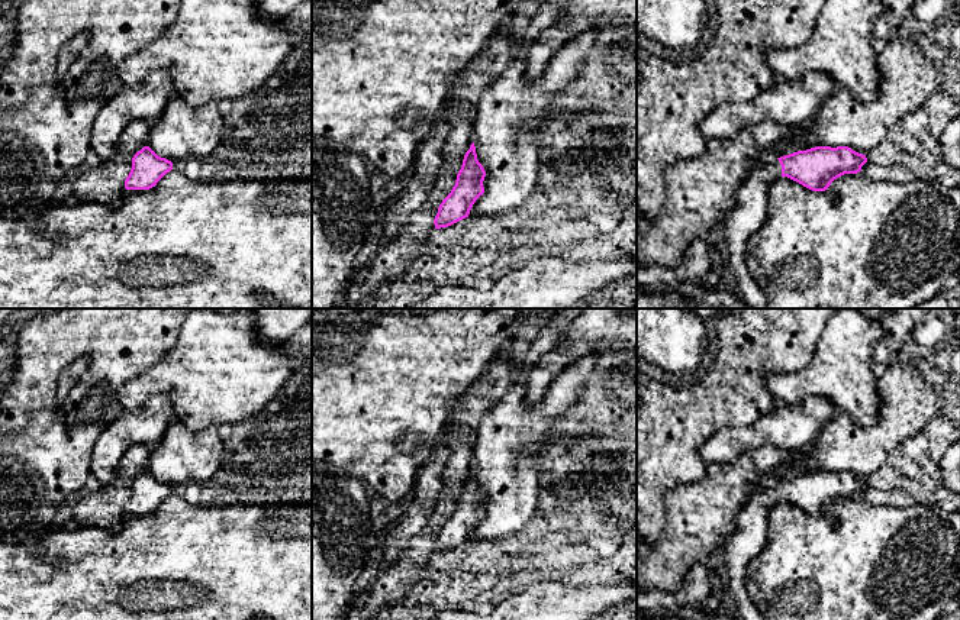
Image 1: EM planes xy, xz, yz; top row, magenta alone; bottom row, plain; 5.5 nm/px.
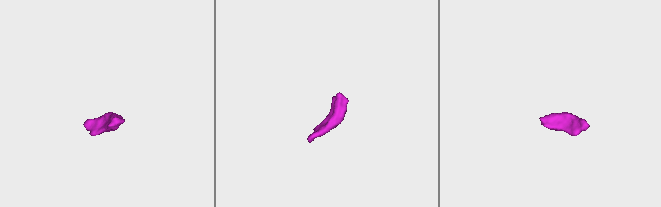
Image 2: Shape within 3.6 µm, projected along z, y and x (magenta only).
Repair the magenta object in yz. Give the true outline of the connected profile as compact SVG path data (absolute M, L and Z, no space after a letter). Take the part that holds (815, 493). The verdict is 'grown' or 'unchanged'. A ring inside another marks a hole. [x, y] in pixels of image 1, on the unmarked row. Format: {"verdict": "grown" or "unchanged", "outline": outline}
{"verdict": "grown", "outline": "M815 471L767 484L751 495L740 511L737 530L724 545L741 620L766 620L747 591L745 575L748 564L767 545L771 508L780 501L787 501L812 516L825 516L838 501L860 497L866 487L866 479L848 471Z"}

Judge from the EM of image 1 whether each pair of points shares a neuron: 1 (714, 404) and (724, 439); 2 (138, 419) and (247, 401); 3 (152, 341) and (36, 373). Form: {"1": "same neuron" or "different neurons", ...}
{"1": "different neurons", "2": "different neurons", "3": "same neuron"}

